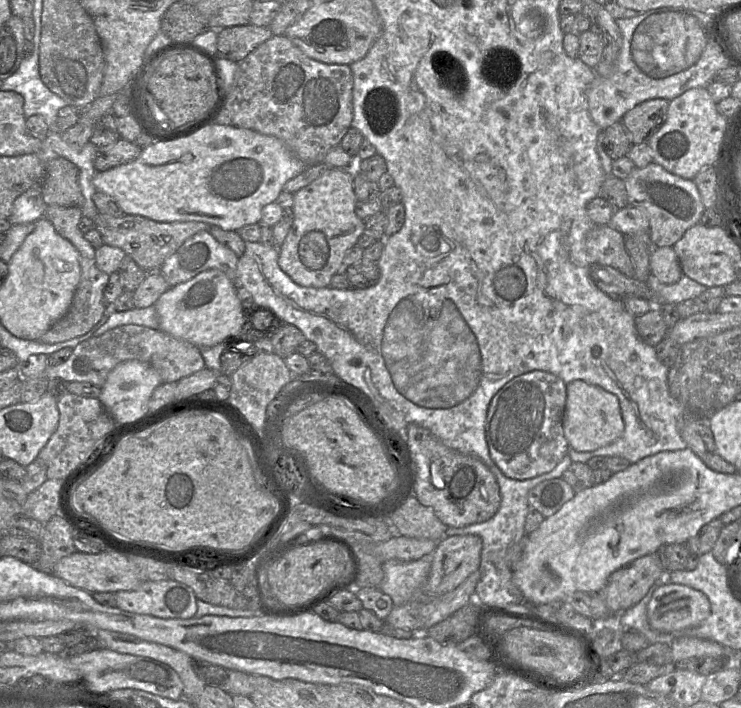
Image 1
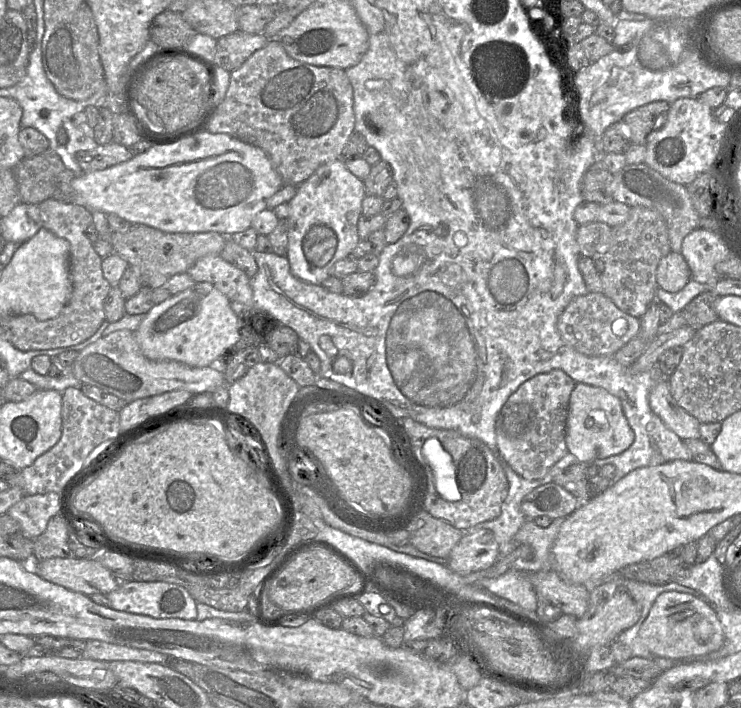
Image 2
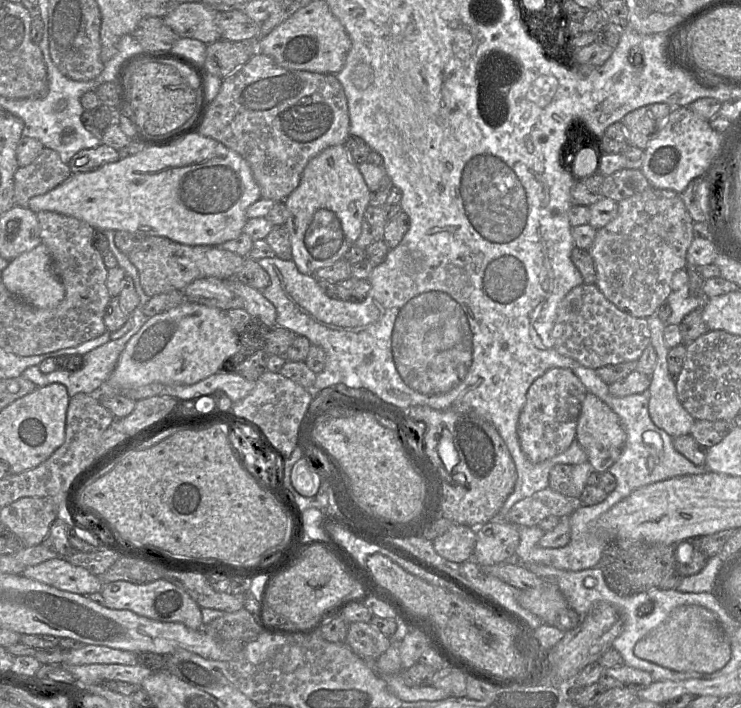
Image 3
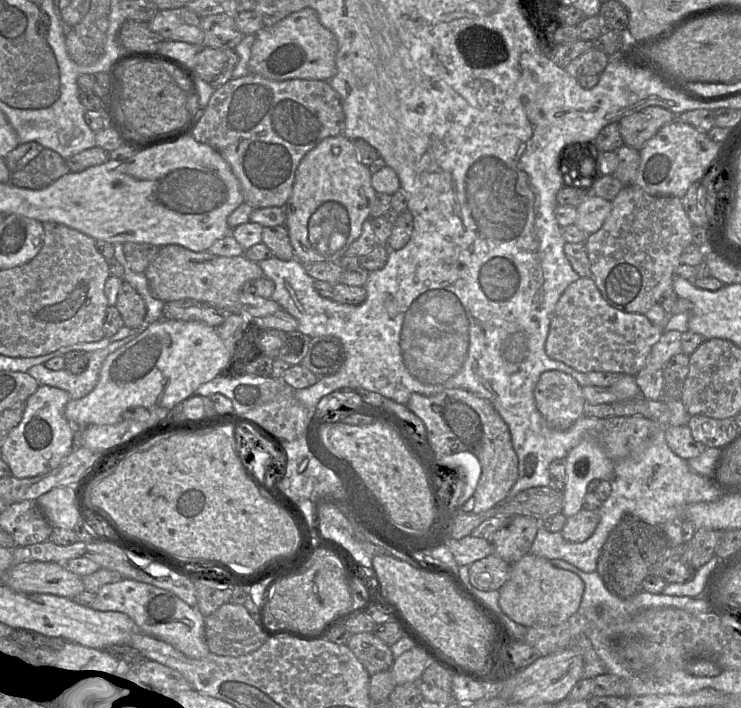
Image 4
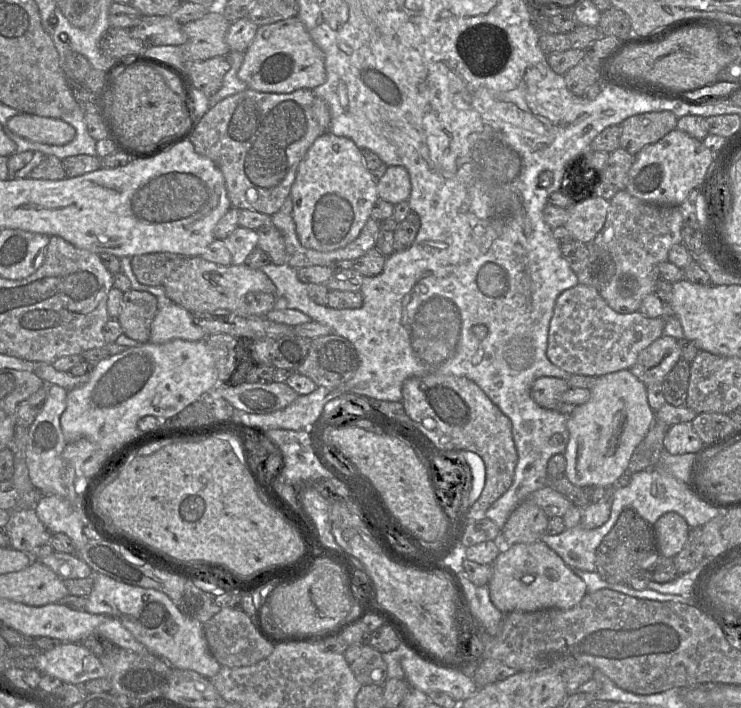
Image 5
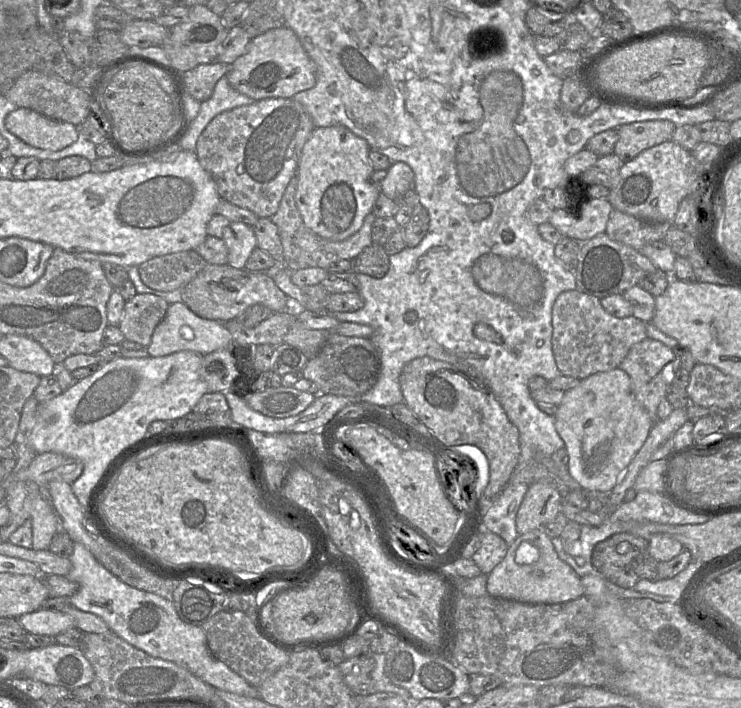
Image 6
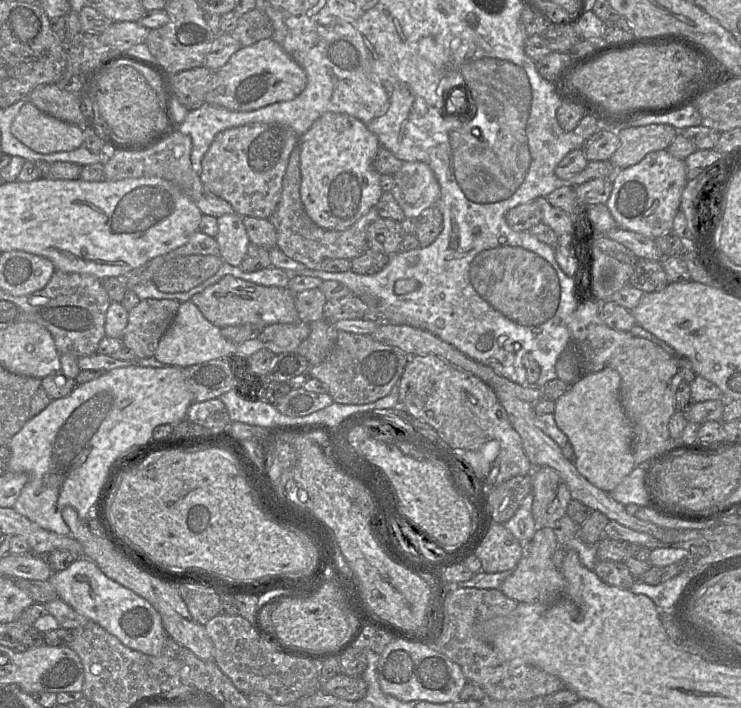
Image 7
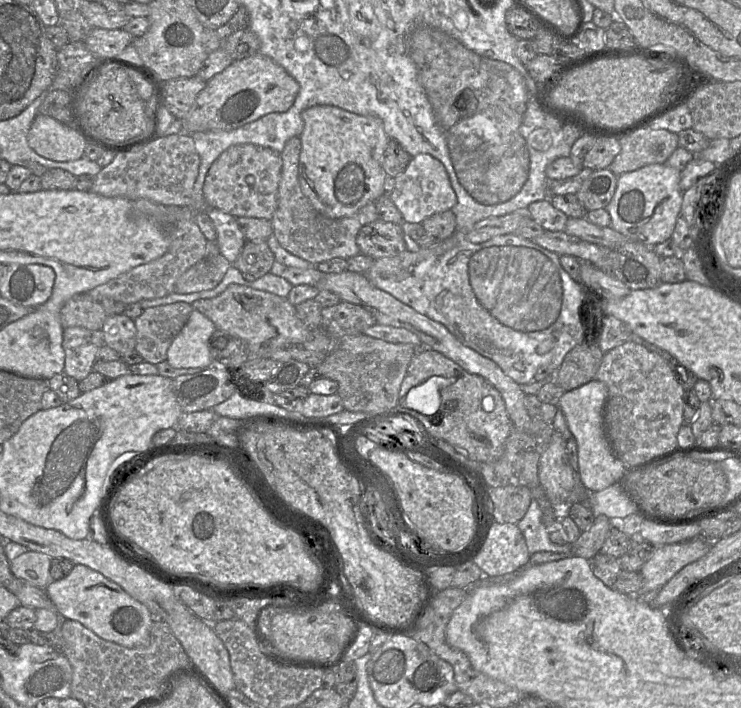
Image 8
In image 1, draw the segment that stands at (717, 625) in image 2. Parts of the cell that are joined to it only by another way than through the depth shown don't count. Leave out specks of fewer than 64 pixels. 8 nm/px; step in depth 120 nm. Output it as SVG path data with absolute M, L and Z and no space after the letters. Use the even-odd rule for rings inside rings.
M663 579L647 608L651 627L665 634L684 634L711 614L708 597L699 590Z

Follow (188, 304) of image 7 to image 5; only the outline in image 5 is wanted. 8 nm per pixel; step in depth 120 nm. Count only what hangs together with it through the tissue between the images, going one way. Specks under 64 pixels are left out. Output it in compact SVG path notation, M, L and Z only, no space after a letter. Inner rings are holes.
M171 303L161 307L152 322L149 342L163 344L175 339L205 341L208 334L195 324L192 314Z

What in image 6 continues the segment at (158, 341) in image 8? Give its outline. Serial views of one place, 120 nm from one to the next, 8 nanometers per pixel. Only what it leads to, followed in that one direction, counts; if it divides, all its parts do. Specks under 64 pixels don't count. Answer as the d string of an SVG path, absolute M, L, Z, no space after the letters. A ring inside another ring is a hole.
M136 294L125 301L119 329L126 340L148 348L156 326L164 318L169 303L153 294Z

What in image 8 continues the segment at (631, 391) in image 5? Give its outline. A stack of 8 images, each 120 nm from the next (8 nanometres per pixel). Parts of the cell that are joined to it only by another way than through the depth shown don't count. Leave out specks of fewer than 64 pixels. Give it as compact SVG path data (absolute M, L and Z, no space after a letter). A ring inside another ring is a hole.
M593 379L578 388L564 392L558 407L564 413L569 430L577 442L578 479L582 487L593 493L615 484L625 465L613 452L604 427L604 408L608 396L606 385Z

